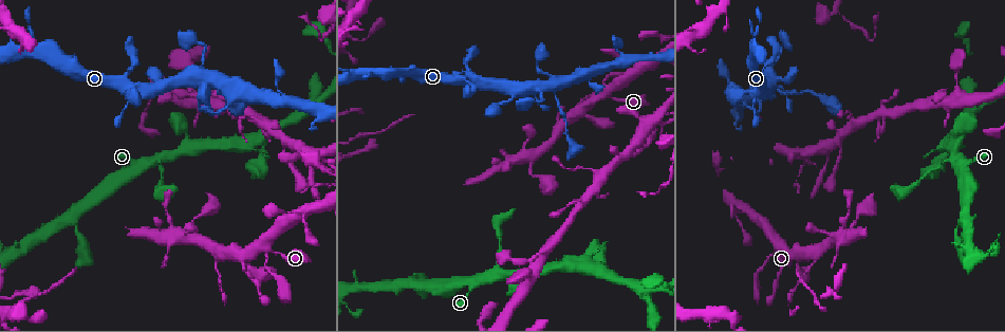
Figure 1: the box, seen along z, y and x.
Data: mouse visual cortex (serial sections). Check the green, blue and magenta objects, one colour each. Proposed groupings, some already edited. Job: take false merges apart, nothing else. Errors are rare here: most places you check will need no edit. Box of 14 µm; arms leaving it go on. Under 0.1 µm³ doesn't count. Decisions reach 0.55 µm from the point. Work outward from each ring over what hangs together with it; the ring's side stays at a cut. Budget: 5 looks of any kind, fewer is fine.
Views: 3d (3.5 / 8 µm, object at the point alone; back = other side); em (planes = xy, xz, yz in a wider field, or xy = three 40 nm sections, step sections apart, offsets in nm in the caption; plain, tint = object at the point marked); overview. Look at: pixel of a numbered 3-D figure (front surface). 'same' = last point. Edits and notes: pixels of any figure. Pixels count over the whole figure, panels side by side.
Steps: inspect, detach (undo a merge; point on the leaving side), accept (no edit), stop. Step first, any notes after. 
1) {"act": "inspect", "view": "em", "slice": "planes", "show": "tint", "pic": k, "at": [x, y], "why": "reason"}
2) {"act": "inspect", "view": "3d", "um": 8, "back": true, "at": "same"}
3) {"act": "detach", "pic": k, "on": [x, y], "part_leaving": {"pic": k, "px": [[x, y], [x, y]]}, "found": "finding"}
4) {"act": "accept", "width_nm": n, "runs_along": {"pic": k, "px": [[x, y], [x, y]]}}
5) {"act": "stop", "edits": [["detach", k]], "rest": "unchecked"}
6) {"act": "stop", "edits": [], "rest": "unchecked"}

{"act": "inspect", "view": "3d", "um": 3.5, "pic": 1, "at": [776, 247]}

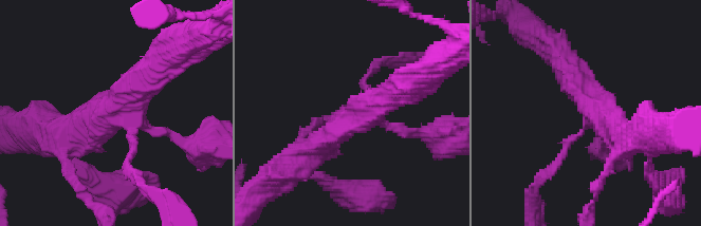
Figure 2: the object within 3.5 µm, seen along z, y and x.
{"act": "inspect", "view": "em", "slice": "xy", "step": 3, "show": "tint", "pic": 2, "at": [133, 117], "arms": 4, "arm_widths_nm": [100, 150, 350, 450], "why": "shape alone is not enough"}

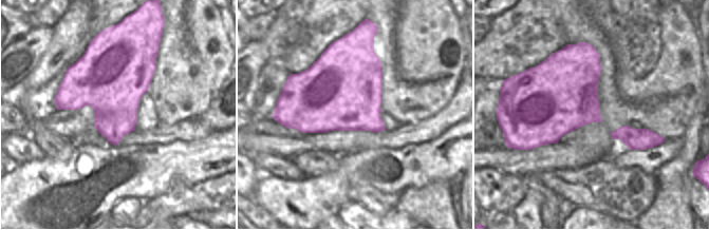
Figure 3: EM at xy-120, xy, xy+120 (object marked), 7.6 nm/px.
{"act": "accept", "found": "all the same cell"}

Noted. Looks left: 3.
{"act": "inspect", "view": "3d", "um": 3.5, "back": true, "pic": 1, "at": [528, 157], "why": "four-way junction"}

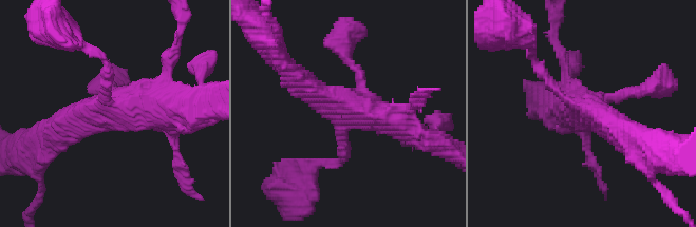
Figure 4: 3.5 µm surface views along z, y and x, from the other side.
{"act": "accept", "runs_along": {"pic": 4, "px": [[296, 76], [325, 100], [416, 135]]}, "found": "all the same cell"}

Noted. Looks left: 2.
{"act": "stop", "edits": [], "rest": "unchecked"}

